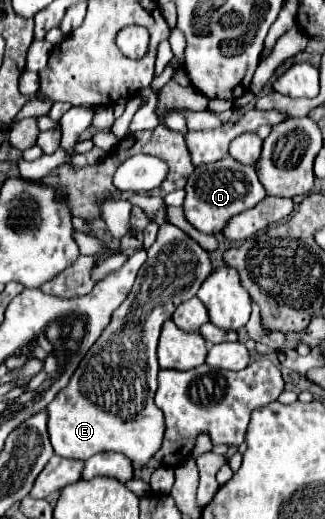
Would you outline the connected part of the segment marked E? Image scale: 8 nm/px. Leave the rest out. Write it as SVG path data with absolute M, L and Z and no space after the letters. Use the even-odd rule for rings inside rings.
M163 224L159 228L157 240L151 248L147 248L147 262L141 266L137 280L125 298L125 302L113 312L109 328L103 330L101 338L89 348L79 368L71 376L69 384L55 396L55 400L47 406L49 410L49 436L57 456L87 460L97 452L121 452L131 458L133 464L147 464L155 452L161 448L165 422L163 412L155 406L153 396L157 390L157 340L165 320L171 318L175 308L193 298L203 284L203 280L211 274L213 266L209 260L209 252L203 250L193 238L181 232L177 226Z

